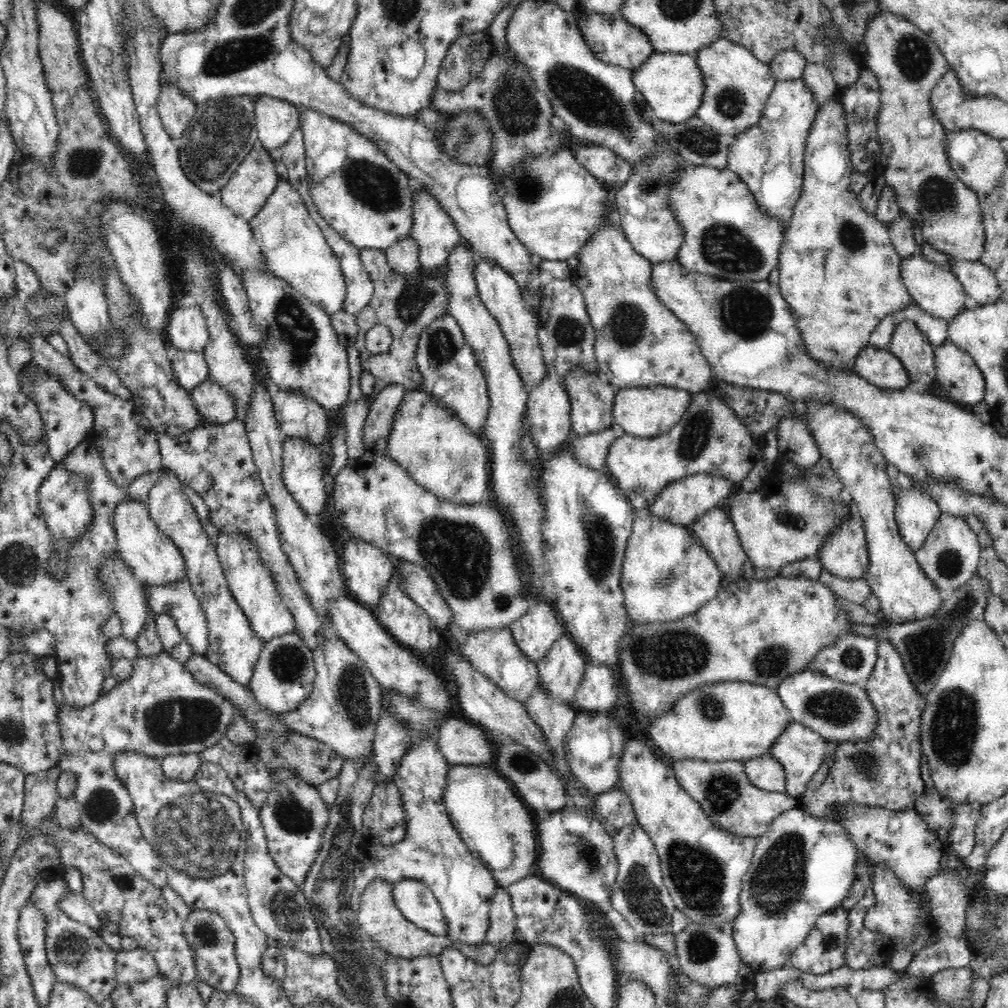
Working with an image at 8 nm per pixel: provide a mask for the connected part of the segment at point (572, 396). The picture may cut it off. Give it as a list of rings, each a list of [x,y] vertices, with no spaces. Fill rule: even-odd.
[[[572,367],[563,376],[571,404],[572,435],[588,436],[592,432],[602,432],[606,428],[612,428],[613,404],[617,389],[601,373],[588,371],[584,367]]]

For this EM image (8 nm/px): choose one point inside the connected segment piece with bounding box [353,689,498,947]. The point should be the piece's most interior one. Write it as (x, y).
(432, 851)

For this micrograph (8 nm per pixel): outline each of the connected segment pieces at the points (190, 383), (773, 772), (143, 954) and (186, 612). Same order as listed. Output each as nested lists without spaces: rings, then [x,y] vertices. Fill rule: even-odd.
[[[168,344],[167,353],[175,379],[182,388],[191,391],[208,378],[209,370],[203,351],[178,350],[173,344]]]
[[[769,752],[744,763],[744,772],[749,781],[768,792],[785,793],[787,776],[783,764]]]
[[[140,948],[132,951],[118,951],[115,970],[118,987],[144,983],[159,974],[154,955]]]
[[[186,578],[178,579],[175,583],[167,585],[146,585],[147,607],[156,615],[169,614],[177,624],[183,640],[191,647],[192,652],[198,655],[205,655],[209,646],[209,628],[206,613],[201,607],[201,602],[192,590],[190,581]]]

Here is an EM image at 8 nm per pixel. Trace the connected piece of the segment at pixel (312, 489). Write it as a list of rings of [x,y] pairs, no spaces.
[[[285,439],[283,445],[283,481],[294,501],[300,505],[300,509],[315,519],[317,514],[325,508],[326,500],[330,493],[327,488],[326,468],[321,463],[322,452],[312,447],[308,441],[302,439]]]

